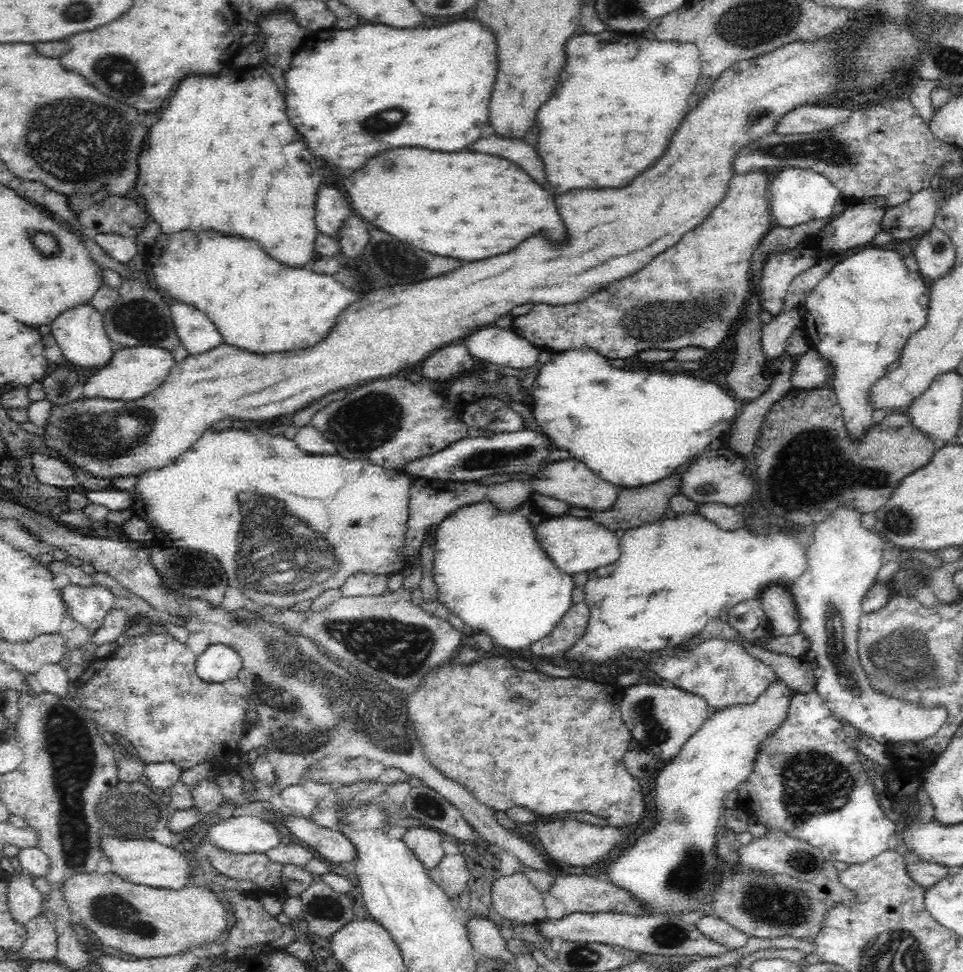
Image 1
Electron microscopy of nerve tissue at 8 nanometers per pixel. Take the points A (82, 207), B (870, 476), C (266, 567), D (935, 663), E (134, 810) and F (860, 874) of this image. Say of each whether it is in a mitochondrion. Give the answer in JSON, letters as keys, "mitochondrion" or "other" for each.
{"A":"mitochondrion","B":"mitochondrion","C":"mitochondrion","D":"mitochondrion","E":"mitochondrion","F":"other"}

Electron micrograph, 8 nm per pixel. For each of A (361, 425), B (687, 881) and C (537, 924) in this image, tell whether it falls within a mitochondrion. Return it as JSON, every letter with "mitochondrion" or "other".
{"A":"mitochondrion","B":"mitochondrion","C":"other"}

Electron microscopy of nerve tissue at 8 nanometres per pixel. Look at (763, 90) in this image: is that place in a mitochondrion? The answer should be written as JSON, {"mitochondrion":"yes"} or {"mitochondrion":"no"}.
{"mitochondrion":"no"}

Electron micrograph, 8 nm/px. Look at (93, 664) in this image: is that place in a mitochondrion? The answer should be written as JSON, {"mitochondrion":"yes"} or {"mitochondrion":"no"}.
{"mitochondrion":"no"}

